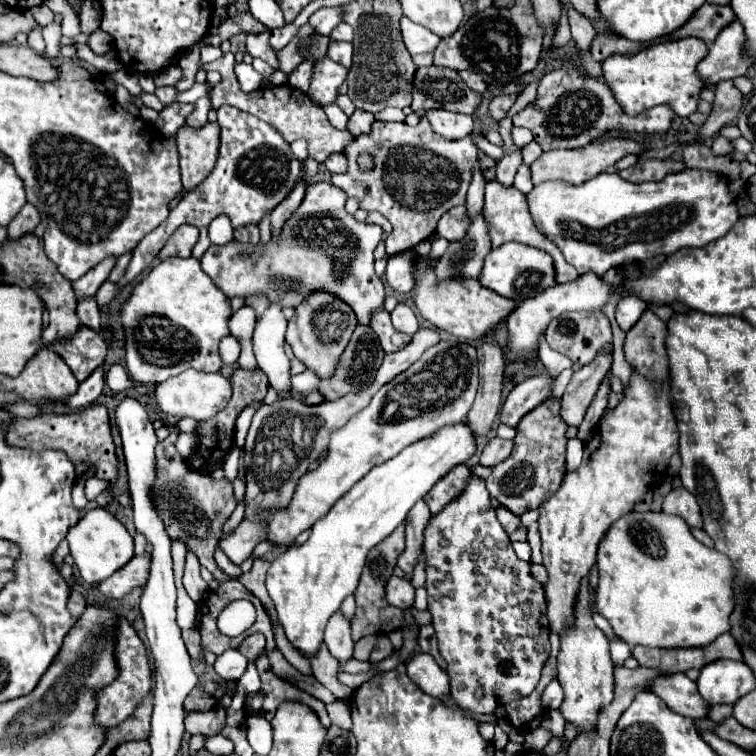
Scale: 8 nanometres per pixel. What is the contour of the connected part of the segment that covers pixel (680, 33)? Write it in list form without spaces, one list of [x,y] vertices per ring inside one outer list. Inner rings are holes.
[[[703,4],[701,10],[683,26],[679,28],[673,36],[675,38],[685,38],[685,36],[695,36],[701,38],[707,46],[713,44],[717,34],[735,20],[733,8],[729,4],[717,6],[717,4]]]

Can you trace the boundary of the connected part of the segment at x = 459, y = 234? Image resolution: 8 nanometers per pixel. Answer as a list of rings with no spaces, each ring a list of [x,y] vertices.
[[[455,206],[449,212],[445,212],[439,220],[437,234],[449,242],[459,240],[465,236],[469,226],[469,220],[465,220],[465,206]]]

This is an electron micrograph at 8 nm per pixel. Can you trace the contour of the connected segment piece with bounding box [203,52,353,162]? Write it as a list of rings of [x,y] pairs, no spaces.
[[[227,52],[225,56],[221,56],[215,62],[203,64],[203,68],[205,70],[217,70],[223,76],[221,84],[213,86],[211,92],[209,92],[209,98],[211,98],[211,104],[213,104],[215,110],[229,104],[229,106],[235,106],[239,110],[245,110],[245,112],[257,116],[259,120],[265,120],[265,122],[273,124],[275,128],[279,128],[279,132],[283,134],[283,138],[287,142],[295,142],[297,138],[305,138],[309,142],[309,156],[313,156],[317,162],[325,162],[327,156],[331,156],[335,152],[343,152],[349,146],[349,142],[353,142],[353,136],[349,134],[349,130],[333,128],[329,124],[325,112],[317,104],[313,104],[303,92],[299,92],[295,88],[269,86],[269,88],[253,90],[251,94],[243,94],[241,88],[239,88],[237,76],[233,72],[233,54],[231,52]]]

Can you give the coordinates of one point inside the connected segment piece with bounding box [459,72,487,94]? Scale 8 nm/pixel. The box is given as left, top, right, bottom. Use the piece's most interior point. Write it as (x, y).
(474, 82)

